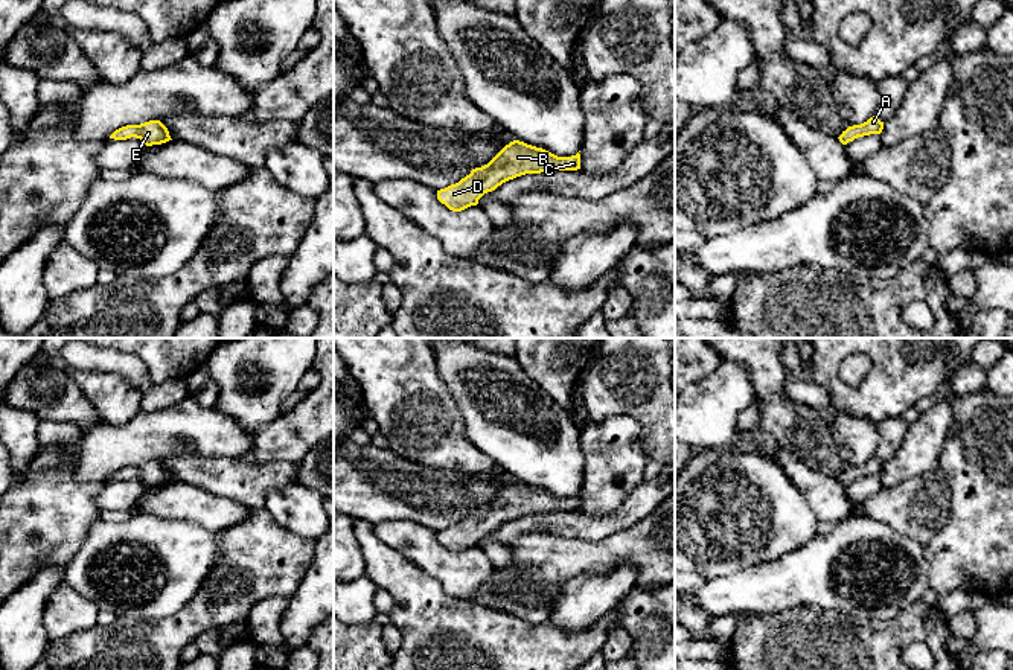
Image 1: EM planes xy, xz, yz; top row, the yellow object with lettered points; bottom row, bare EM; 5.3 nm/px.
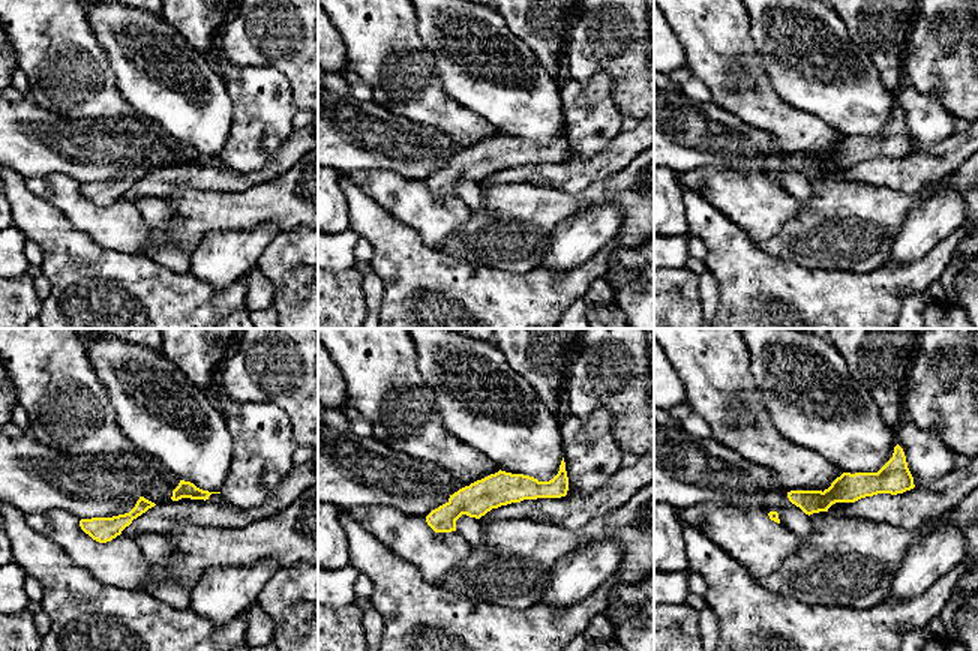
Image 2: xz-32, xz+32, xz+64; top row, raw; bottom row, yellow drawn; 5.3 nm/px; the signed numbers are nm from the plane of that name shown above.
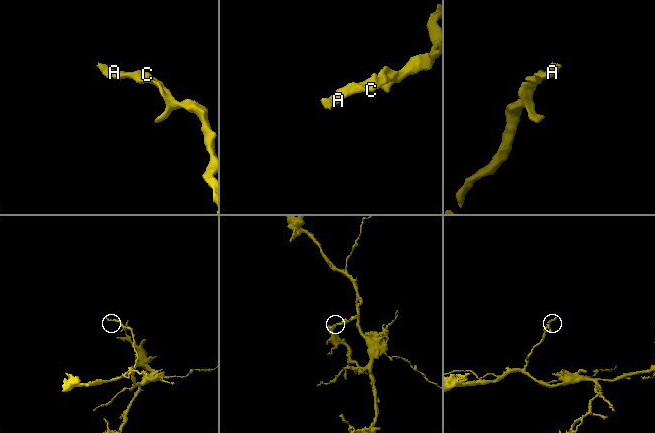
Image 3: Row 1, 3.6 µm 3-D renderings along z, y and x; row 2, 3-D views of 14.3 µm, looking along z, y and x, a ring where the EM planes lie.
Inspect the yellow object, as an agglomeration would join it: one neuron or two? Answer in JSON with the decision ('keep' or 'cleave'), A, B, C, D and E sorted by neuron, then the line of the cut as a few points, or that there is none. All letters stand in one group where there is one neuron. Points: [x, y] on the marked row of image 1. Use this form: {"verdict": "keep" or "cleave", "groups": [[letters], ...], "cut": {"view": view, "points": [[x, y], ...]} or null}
{"verdict": "keep", "groups": [["A", "B", "C", "D", "E"]], "cut": null}

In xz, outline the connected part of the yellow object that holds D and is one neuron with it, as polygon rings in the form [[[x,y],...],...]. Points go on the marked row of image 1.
[[[513,140],[506,145],[487,164],[475,168],[459,183],[437,190],[437,199],[452,212],[477,206],[478,199],[503,183],[526,174],[547,171],[577,171],[580,154],[558,157],[542,148]]]

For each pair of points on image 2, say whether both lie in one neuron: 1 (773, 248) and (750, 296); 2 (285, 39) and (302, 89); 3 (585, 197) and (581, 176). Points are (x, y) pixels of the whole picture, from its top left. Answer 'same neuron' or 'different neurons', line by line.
1: different neurons
2: same neuron
3: different neurons

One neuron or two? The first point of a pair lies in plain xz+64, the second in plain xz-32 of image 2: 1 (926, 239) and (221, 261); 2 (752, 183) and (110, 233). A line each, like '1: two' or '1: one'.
1: one
2: one

